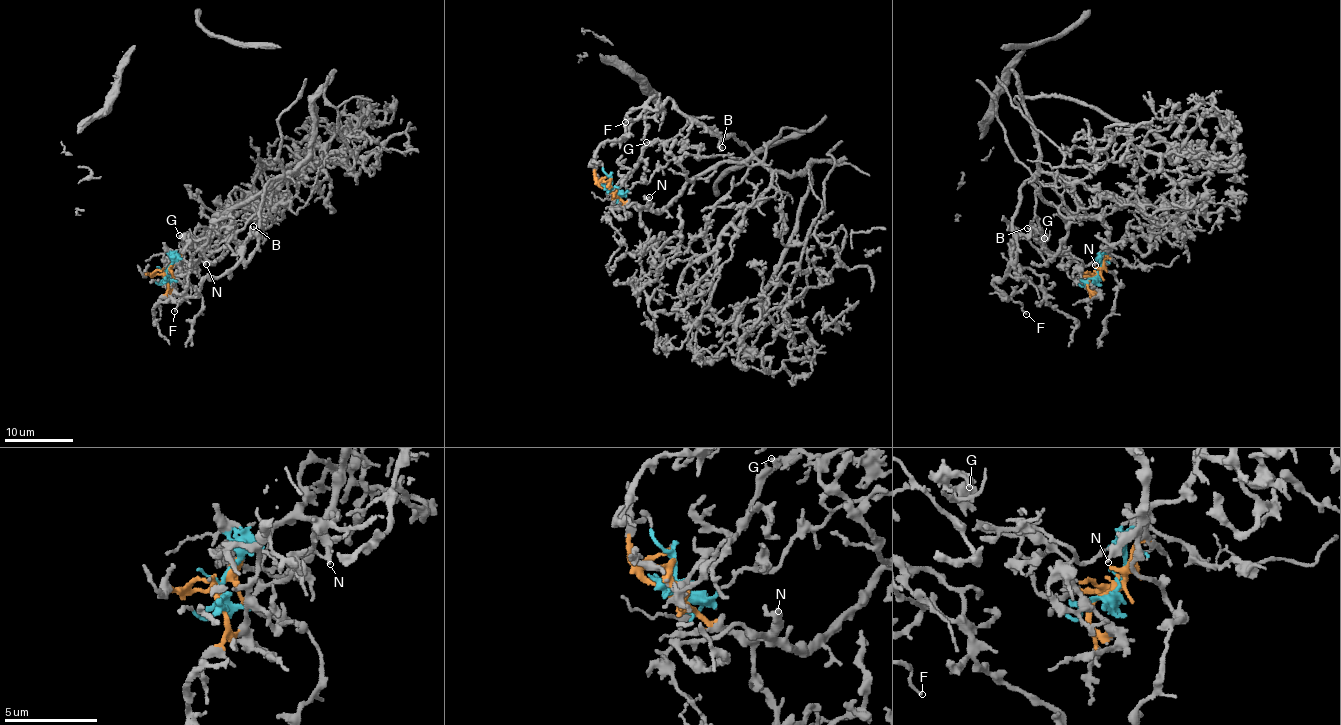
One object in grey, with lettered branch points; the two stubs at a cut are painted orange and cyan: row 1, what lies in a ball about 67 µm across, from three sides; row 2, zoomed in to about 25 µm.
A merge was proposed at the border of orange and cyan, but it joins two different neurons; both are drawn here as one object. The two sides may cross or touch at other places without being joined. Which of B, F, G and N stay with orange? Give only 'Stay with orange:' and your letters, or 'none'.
Stay with orange: B, F, N

